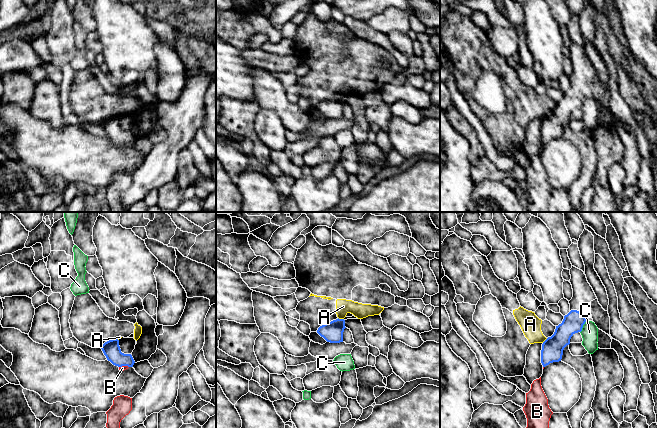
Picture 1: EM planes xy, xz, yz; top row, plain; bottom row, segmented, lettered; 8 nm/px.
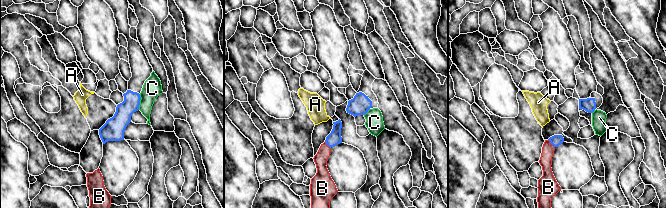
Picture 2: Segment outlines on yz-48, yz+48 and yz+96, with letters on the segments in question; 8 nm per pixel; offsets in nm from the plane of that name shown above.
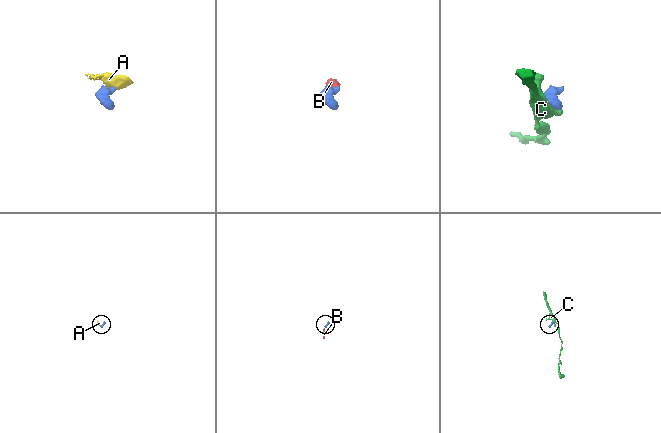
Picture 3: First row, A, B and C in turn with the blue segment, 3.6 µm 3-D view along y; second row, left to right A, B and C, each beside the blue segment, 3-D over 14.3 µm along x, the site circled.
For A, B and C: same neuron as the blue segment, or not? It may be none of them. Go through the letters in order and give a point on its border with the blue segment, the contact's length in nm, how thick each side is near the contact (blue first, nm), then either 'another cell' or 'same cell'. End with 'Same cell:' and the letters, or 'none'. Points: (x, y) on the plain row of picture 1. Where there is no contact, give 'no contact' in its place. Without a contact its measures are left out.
A: xz (341, 95) | 50 nm | 170/120 nm | another cell
B: xy (123, 141) | 80 nm | 140/40 nm | same cell
C: yz (582, 103) | 100 nm | 170/130 nm | another cell
Same cell: B

